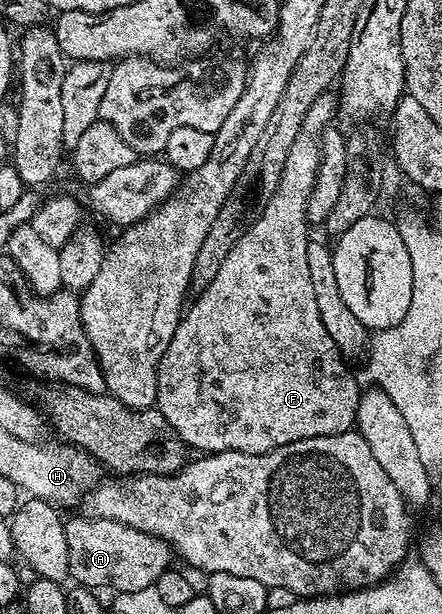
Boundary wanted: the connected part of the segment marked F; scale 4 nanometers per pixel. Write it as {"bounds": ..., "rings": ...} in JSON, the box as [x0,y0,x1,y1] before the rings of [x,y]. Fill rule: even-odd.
{"bounds":[156,93,360,454],"rings":[[[325,93],[316,97],[311,108],[304,116],[301,133],[288,149],[287,161],[281,170],[273,195],[265,200],[265,205],[261,208],[260,214],[254,222],[243,230],[242,236],[232,246],[231,252],[220,262],[220,269],[216,272],[216,277],[204,290],[197,292],[194,304],[192,302],[185,308],[182,319],[179,321],[179,328],[176,329],[175,336],[172,337],[171,344],[162,356],[158,365],[158,398],[156,410],[164,417],[167,428],[173,431],[187,448],[198,450],[198,453],[213,453],[219,451],[239,451],[248,454],[264,454],[274,447],[279,447],[292,441],[304,441],[308,437],[324,437],[325,435],[335,435],[351,430],[355,426],[358,416],[358,396],[360,386],[354,380],[352,372],[346,368],[347,360],[343,358],[341,352],[328,331],[324,329],[324,324],[320,319],[319,306],[316,305],[315,290],[312,289],[312,280],[308,273],[308,257],[306,256],[306,245],[308,235],[308,204],[310,194],[316,181],[316,173],[320,165],[320,143],[317,138],[307,135],[308,131],[318,131],[322,133],[331,126],[334,119],[334,111],[339,110],[337,98],[333,94]]]}

